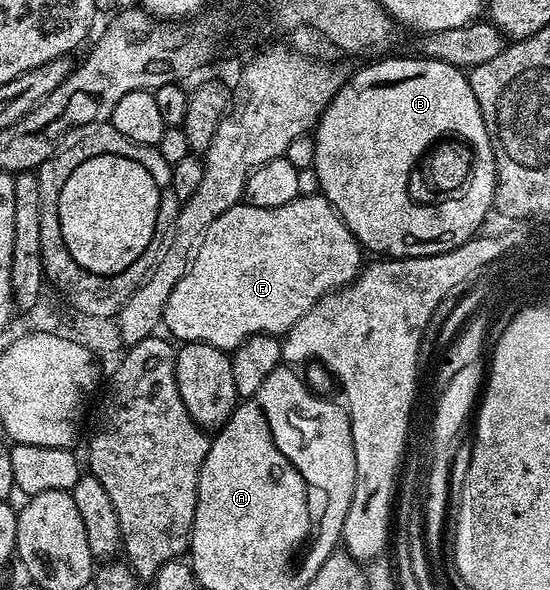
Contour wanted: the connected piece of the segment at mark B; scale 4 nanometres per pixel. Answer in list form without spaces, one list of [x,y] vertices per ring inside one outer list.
[[[411,56],[412,58],[384,58],[372,60],[369,66],[364,66],[357,72],[353,78],[349,77],[344,85],[340,87],[340,91],[332,97],[328,107],[324,113],[320,115],[319,122],[314,127],[314,139],[316,143],[316,155],[314,156],[313,166],[318,172],[318,184],[320,185],[320,193],[324,195],[327,202],[332,205],[338,213],[340,219],[346,224],[346,228],[350,228],[350,232],[360,241],[361,247],[365,251],[373,250],[373,255],[387,256],[389,258],[421,258],[422,256],[434,256],[442,252],[450,252],[454,248],[458,248],[462,244],[466,244],[466,240],[477,237],[480,225],[484,222],[484,217],[488,213],[493,213],[494,203],[496,200],[496,178],[486,178],[486,176],[474,176],[472,178],[472,186],[468,186],[468,193],[459,197],[457,201],[450,201],[445,205],[432,207],[420,205],[415,200],[410,199],[406,194],[406,182],[410,176],[409,166],[412,166],[413,158],[416,158],[420,150],[423,150],[427,141],[436,138],[438,134],[444,131],[457,131],[465,136],[476,136],[476,132],[488,132],[486,128],[486,120],[482,120],[482,108],[478,108],[478,100],[474,100],[474,88],[470,88],[467,73],[459,70],[456,66],[446,64],[442,60],[434,60],[433,58],[422,58],[419,56]]]

